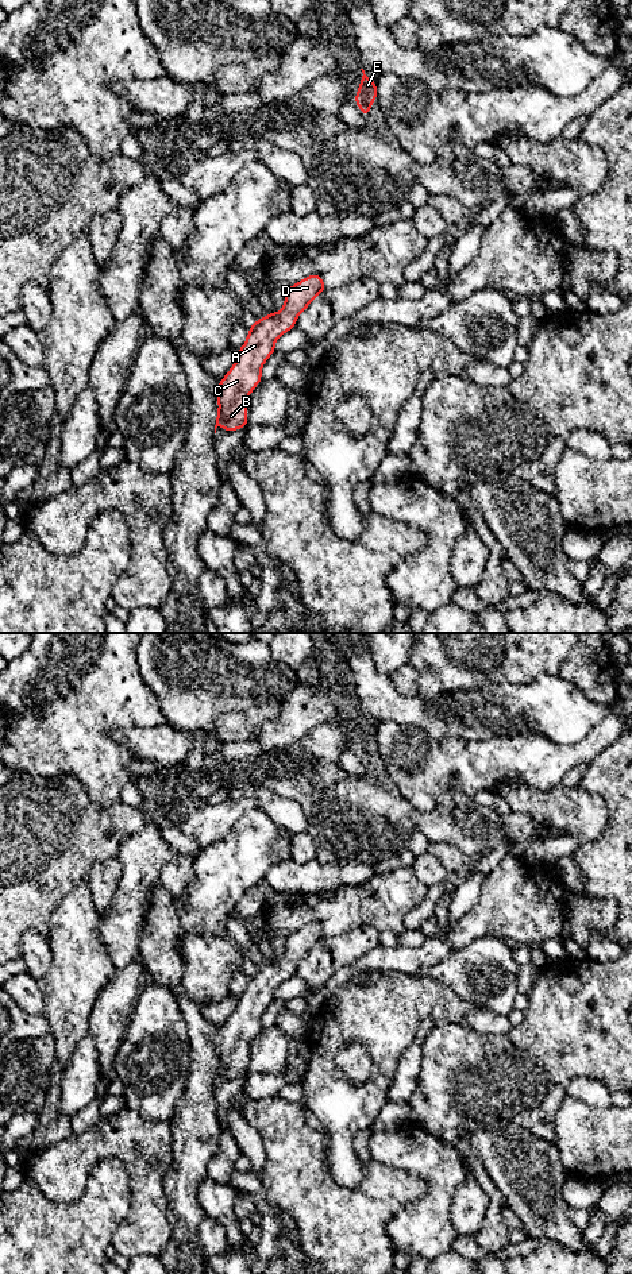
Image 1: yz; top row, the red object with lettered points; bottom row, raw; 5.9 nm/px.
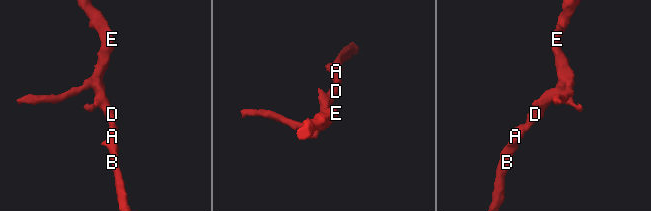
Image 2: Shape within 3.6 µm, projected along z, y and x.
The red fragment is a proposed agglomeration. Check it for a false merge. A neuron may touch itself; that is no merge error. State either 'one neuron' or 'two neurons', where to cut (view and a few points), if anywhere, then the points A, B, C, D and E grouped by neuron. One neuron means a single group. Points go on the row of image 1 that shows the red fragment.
one neuron | no cut | A B C D E

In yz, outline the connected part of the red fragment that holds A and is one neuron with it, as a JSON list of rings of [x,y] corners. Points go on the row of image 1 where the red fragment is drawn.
[[[309,275],[286,289],[284,309],[280,313],[269,313],[250,327],[244,345],[238,350],[235,364],[217,387],[219,413],[215,433],[217,426],[228,432],[247,426],[247,399],[262,381],[263,363],[275,352],[274,341],[294,328],[298,314],[324,290],[321,277]]]

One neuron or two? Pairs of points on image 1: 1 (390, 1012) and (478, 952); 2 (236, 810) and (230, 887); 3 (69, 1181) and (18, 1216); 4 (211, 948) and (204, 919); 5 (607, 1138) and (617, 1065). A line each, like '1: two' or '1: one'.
1: two
2: two
3: two
4: two
5: two

